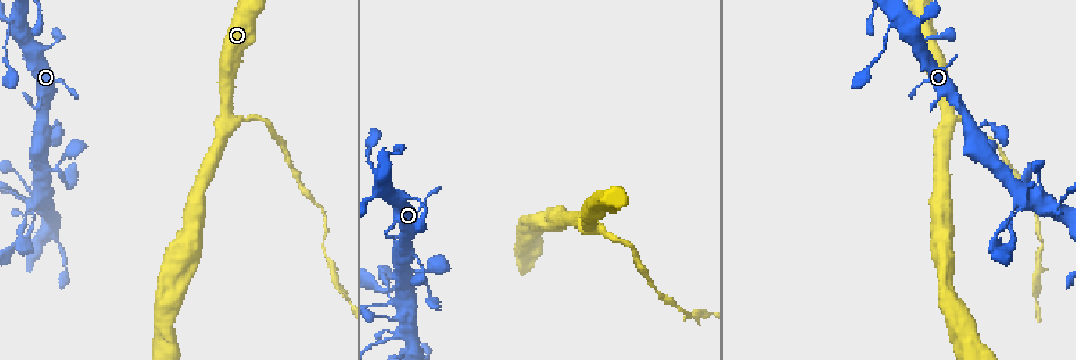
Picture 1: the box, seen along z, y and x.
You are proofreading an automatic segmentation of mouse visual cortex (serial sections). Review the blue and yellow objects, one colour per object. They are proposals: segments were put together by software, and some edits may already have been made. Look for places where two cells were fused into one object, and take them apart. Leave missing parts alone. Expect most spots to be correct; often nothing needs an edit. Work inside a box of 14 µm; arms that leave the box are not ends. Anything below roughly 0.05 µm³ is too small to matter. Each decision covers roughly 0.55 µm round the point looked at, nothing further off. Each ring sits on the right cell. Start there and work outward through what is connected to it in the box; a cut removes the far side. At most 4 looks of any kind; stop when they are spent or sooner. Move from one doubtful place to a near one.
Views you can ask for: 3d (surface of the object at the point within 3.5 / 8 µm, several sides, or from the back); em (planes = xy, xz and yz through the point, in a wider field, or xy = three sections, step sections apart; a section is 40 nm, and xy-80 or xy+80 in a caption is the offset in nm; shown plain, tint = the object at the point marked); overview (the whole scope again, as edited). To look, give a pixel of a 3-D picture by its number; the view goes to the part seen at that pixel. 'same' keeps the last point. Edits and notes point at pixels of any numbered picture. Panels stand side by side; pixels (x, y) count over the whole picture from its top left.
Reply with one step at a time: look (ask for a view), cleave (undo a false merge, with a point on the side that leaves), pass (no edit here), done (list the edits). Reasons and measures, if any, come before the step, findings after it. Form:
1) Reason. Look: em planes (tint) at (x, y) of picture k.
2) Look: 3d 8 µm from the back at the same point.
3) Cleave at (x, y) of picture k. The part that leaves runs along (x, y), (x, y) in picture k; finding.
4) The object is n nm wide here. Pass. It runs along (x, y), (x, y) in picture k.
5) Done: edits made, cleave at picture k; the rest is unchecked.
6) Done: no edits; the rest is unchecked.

Calibre changes. Look: 3d 3.5 µm at (22, 178) of picture 1.

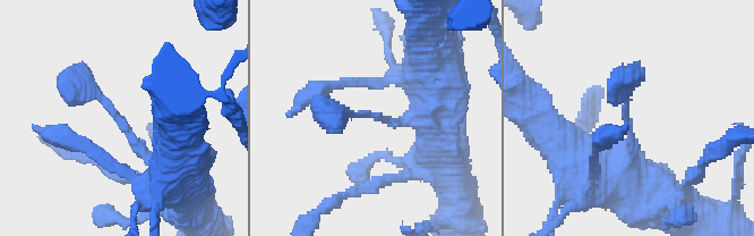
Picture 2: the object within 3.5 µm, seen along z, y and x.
Shape alone is not enough. Look: em xy step 1 (tint) at (116, 119) of picture 2.

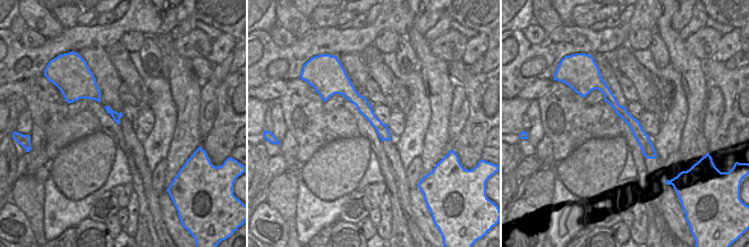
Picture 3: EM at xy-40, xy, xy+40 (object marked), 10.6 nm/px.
The arms are 150, 300 nm wide. Pass. It runs along (598, 86), (635, 125), (653, 155) in picture 3; one cell here.

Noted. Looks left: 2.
Three arms meet. Look: 3d 8 µm at (405, 198) of picture 1.

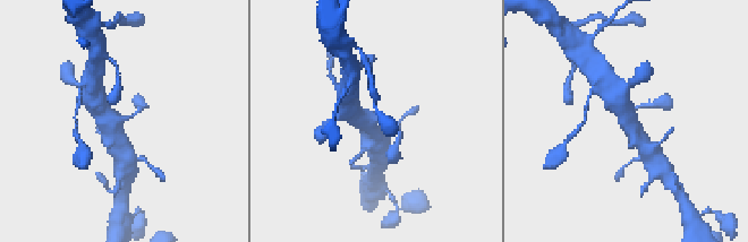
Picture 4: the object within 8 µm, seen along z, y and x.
3 arms meet here; the arms are 150, 500, 600 nm wide; shape alone is not enough. Look: em xy step 2 (tint) at (374, 121) of picture 4.

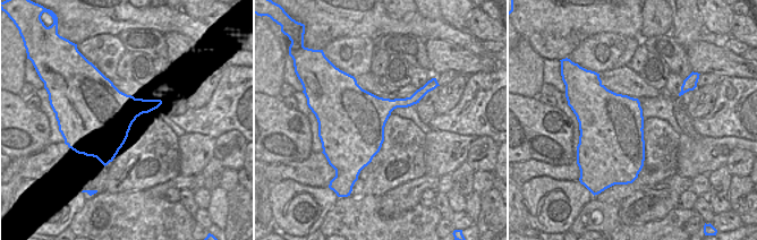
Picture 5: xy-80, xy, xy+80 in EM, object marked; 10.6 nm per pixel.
Pass. It runs along (651, 155), (619, 102) in picture 4; one cell here.

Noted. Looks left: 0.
Done: no edits; the rest is unchecked.

